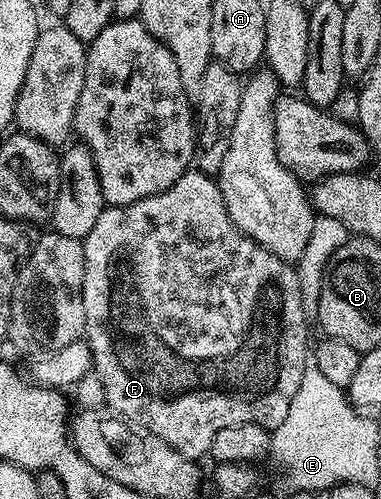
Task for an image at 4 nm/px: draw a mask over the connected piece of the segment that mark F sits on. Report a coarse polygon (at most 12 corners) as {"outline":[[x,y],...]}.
{"outline":[[196,168],[83,239],[116,417],[204,459],[283,424],[297,271]]}

